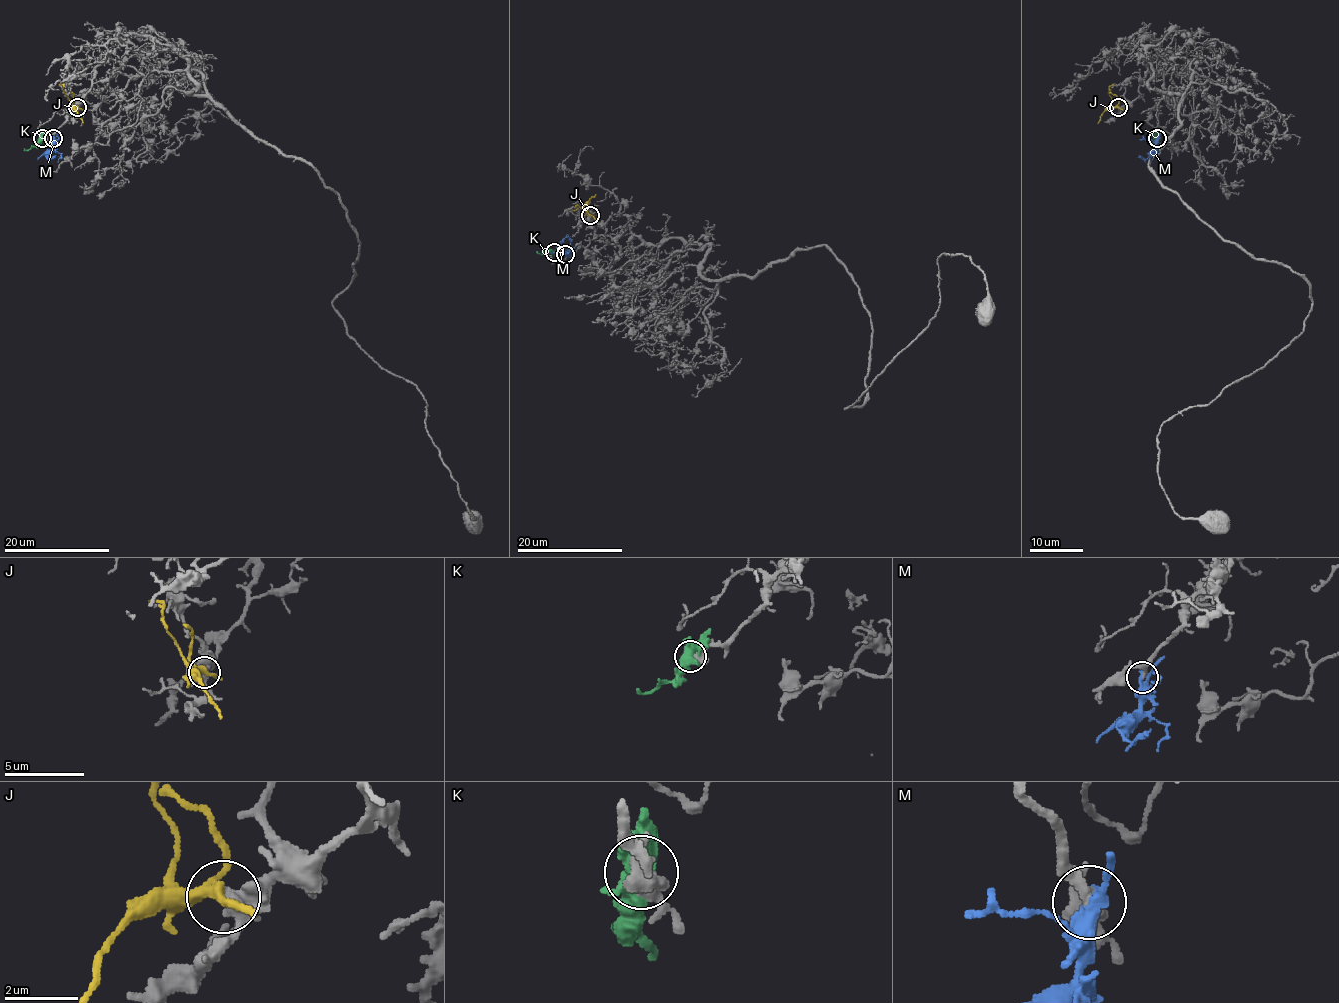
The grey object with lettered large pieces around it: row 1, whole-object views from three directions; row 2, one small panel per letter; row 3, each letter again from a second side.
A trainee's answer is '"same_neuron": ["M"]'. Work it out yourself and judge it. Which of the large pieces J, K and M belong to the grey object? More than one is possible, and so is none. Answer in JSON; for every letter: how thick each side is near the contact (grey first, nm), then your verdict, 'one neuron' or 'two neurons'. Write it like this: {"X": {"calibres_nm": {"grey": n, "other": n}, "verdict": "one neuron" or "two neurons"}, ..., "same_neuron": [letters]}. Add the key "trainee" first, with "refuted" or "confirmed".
{"trainee": "confirmed", "J": {"calibres_nm": {"grey": 440, "other": 240}, "verdict": "two neurons"}, "K": {"calibres_nm": {"grey": 480, "other": 480}, "verdict": "two neurons"}, "M": {"calibres_nm": {"grey": 190, "other": 320}, "verdict": "one neuron"}, "same_neuron": ["M"]}

